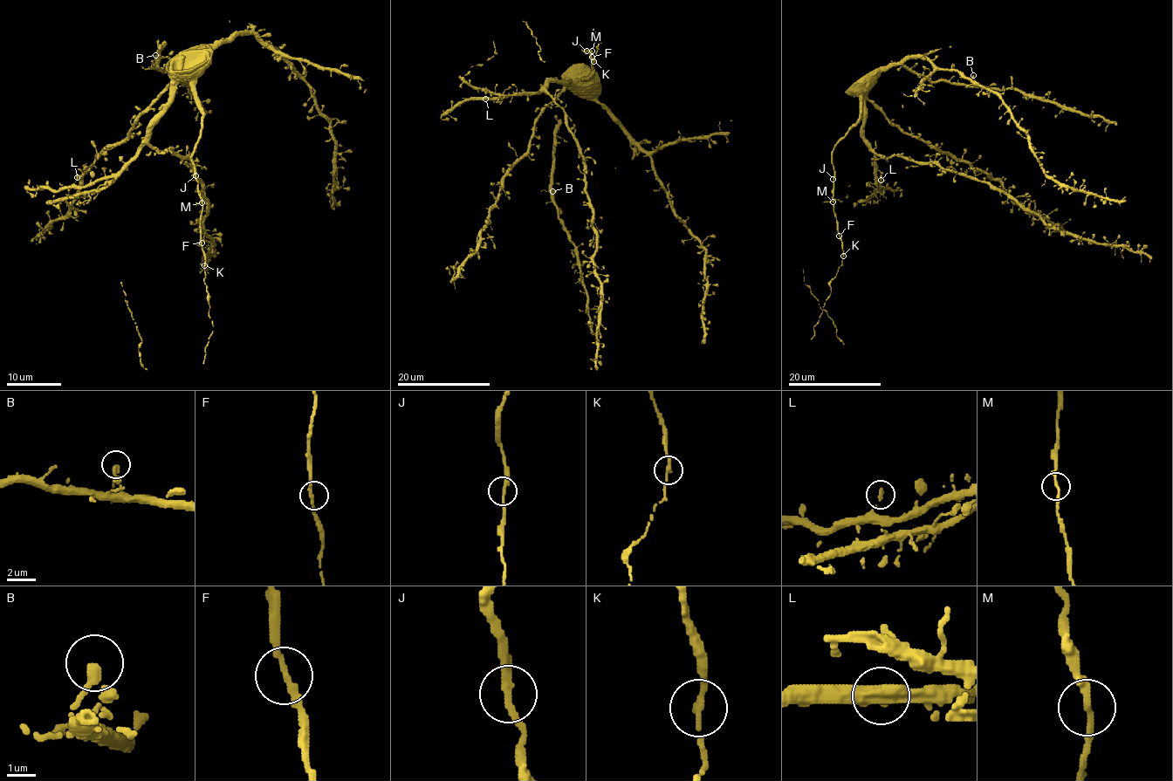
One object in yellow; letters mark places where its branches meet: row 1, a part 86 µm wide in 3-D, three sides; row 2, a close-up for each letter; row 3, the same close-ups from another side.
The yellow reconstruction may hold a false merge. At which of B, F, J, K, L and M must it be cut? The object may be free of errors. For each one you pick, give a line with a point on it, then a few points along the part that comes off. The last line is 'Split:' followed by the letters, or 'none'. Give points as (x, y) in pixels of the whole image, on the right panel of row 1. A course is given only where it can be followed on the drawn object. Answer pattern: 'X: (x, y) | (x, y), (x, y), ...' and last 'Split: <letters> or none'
K: (843, 256) | (843, 255), (831, 281), (831, 294), (822, 307), (819, 321), (813, 327), (814, 335), (811, 339)
Split: K

